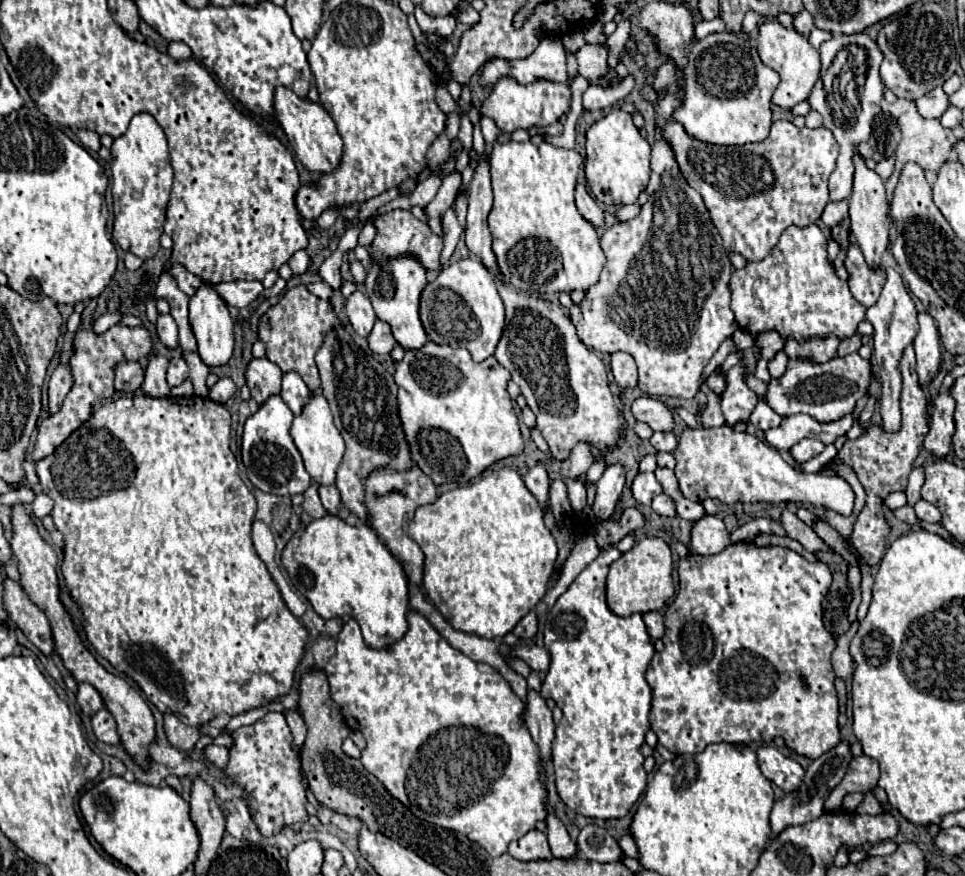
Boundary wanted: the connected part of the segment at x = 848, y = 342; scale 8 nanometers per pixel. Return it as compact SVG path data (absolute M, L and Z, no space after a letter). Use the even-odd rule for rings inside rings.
M853 334L851 338L843 338L841 344L839 344L839 356L845 356L845 354L851 354L851 352L857 352L861 346L861 336L859 334Z

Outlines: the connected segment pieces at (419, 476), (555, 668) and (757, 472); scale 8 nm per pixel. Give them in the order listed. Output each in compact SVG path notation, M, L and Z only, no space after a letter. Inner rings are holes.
M417 466L407 472L393 472L393 470L379 470L367 478L367 494L365 502L371 512L371 526L377 532L377 536L383 540L383 544L403 560L403 566L411 580L421 586L423 580L423 552L421 548L409 538L409 522L413 520L413 514L419 506L431 504L437 498L437 490L433 480L423 474Z
M609 546L605 550L601 550L601 554L571 582L571 586L567 588L565 594L561 594L555 602L555 606L551 608L551 612L547 614L547 620L545 620L545 648L551 656L551 664L549 664L549 672L547 672L547 678L543 680L543 688L541 688L541 696L543 698L551 698L555 700L555 704L563 710L563 718L561 722L557 724L557 730L555 730L555 742L553 742L553 764L555 764L555 784L557 784L557 792L561 796L561 800L571 808L575 810L577 814L583 814L583 816L589 816L589 818L621 818L629 812L629 808L637 802L637 798L641 796L641 792L645 790L647 786L647 772L643 770L643 756L639 752L641 744L645 742L645 734L649 730L649 710L651 710L651 686L647 684L645 680L645 672L647 672L647 666L655 654L655 648L653 648L653 642L645 630L645 624L641 620L641 616L629 616L629 618L621 618L617 614L613 614L605 602L605 578L607 578L607 572L609 572L609 566L621 556L621 552L617 550L617 546Z
M729 426L683 430L675 450L675 476L679 490L693 502L717 498L725 504L735 502L807 502L815 508L831 508L841 516L851 516L855 494L851 486L839 476L803 474L791 468L779 452L763 440L733 432Z

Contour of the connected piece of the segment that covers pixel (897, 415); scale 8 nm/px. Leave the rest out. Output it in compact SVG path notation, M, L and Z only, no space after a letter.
M887 268L887 282L881 290L879 300L867 308L867 320L873 324L873 354L879 364L879 380L883 386L881 394L881 416L883 426L889 432L895 432L901 428L901 410L899 410L899 394L901 394L901 376L899 376L899 356L903 356L905 348L915 340L919 324L917 324L917 310L911 300L911 294L907 292L901 274L895 268Z

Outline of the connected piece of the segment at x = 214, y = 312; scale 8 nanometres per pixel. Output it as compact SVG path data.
M203 286L197 290L197 294L191 298L189 302L189 322L193 328L193 334L197 338L197 346L199 346L199 356L201 360L213 368L213 366L223 366L229 362L229 358L233 356L233 320L229 316L227 304L223 302L223 298L211 288L211 286Z

